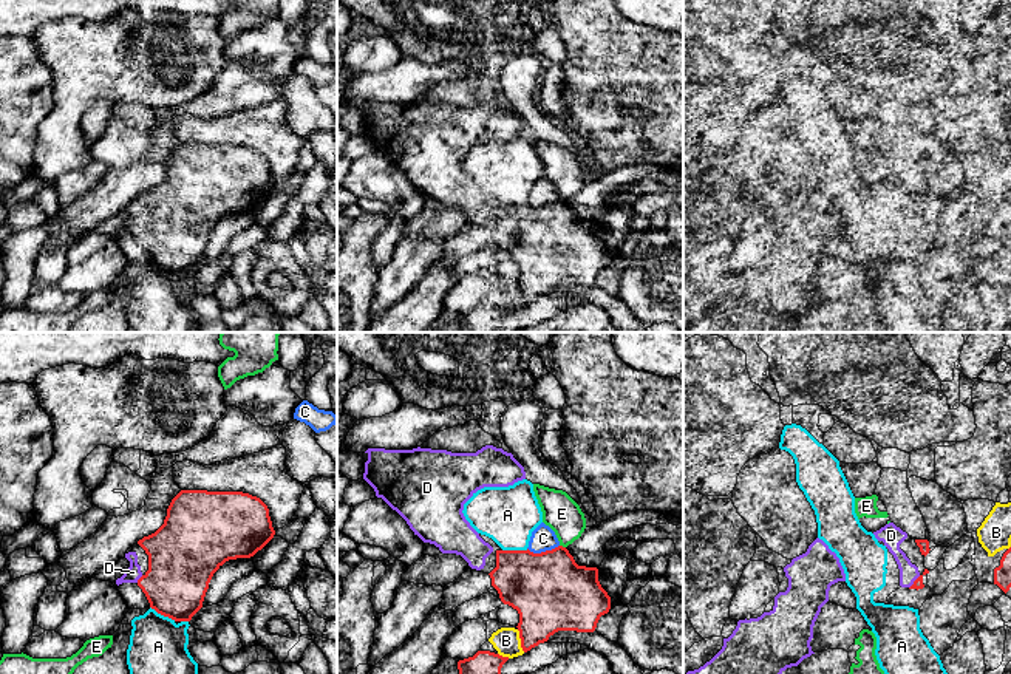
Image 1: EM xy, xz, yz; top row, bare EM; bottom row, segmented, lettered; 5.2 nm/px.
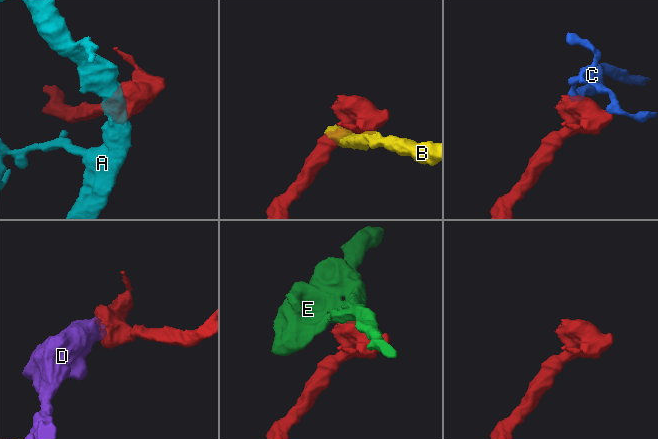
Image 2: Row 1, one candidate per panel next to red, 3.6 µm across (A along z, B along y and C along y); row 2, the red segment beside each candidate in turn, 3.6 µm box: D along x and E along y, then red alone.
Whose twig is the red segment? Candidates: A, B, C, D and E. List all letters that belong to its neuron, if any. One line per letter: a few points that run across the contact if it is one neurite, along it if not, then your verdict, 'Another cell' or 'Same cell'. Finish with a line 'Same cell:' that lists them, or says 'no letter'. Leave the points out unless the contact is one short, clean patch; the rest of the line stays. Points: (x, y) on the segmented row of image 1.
A: Another cell
B: Another cell
C: Line: xz (558, 544), (540, 552), (527, 549). Another cell
D: Same cell
E: Another cell
Same cell: D

